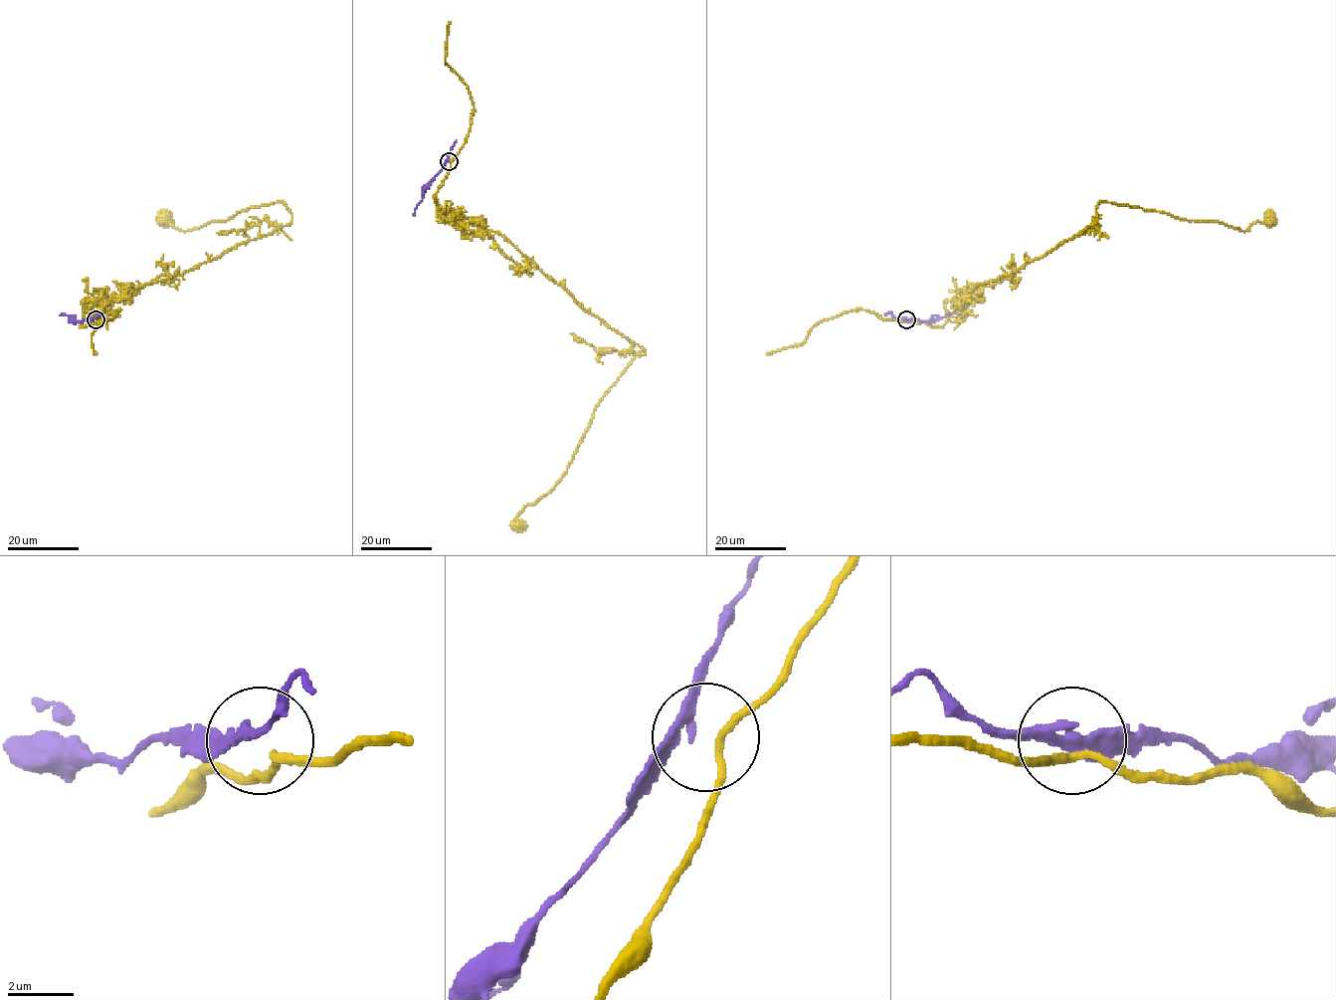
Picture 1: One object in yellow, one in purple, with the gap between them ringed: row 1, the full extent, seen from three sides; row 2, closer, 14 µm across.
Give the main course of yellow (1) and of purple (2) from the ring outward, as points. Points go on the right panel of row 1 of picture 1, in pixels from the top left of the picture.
1: (906, 320), (942, 325), (945, 303), (1078, 235), (1096, 221), (1101, 201), (1246, 230), (1271, 218)
2: (905, 318), (933, 320), (950, 313), (959, 314)

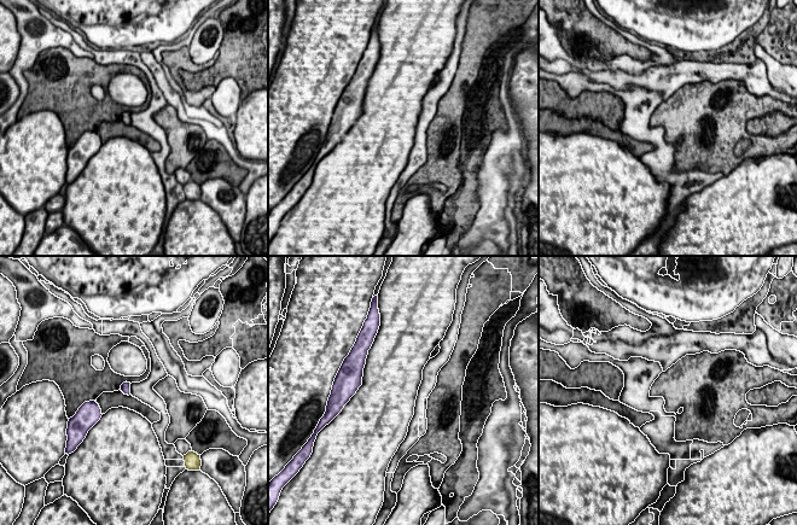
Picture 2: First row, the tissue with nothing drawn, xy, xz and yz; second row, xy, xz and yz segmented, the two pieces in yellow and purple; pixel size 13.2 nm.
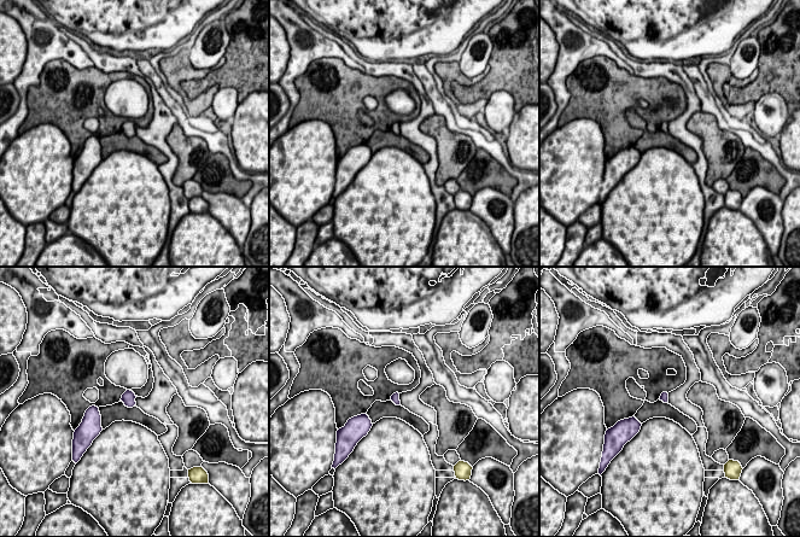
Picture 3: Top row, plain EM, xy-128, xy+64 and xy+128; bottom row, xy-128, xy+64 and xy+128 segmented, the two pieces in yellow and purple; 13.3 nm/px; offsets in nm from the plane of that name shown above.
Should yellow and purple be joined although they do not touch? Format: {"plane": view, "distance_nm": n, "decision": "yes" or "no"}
{"plane": "xy", "distance_nm": 1100, "decision": "no"}

